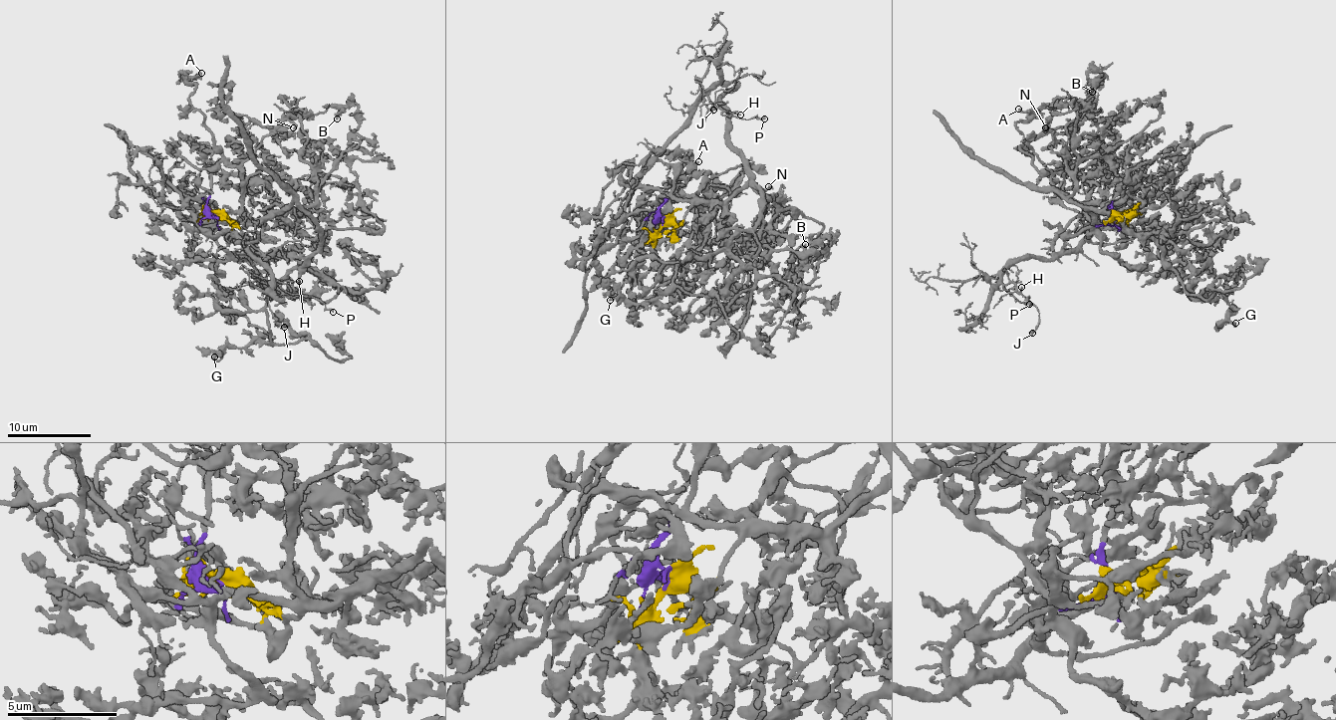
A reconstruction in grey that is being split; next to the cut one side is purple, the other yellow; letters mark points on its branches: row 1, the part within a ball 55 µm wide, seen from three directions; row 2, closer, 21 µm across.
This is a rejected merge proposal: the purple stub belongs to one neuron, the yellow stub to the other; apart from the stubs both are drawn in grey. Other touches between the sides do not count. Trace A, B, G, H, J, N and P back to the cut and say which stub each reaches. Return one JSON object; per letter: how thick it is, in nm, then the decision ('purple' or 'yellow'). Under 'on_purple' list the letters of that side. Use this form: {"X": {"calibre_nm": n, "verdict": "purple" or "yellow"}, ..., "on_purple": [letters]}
{"A": {"calibre_nm": 180, "verdict": "yellow"}, "B": {"calibre_nm": 170, "verdict": "yellow"}, "G": {"calibre_nm": 160, "verdict": "yellow"}, "H": {"calibre_nm": 100, "verdict": "purple"}, "J": {"calibre_nm": 90, "verdict": "purple"}, "N": {"calibre_nm": 180, "verdict": "yellow"}, "P": {"calibre_nm": 160, "verdict": "purple"}, "on_purple": ["H", "J", "P"]}

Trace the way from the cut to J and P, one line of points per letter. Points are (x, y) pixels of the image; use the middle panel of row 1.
J: (664, 223), (661, 207), (672, 169), (658, 158), (697, 100), (707, 95), (704, 121), (714, 110)
P: (664, 223), (661, 207), (672, 187), (672, 169), (658, 158), (697, 100), (706, 95), (726, 116), (765, 119)

